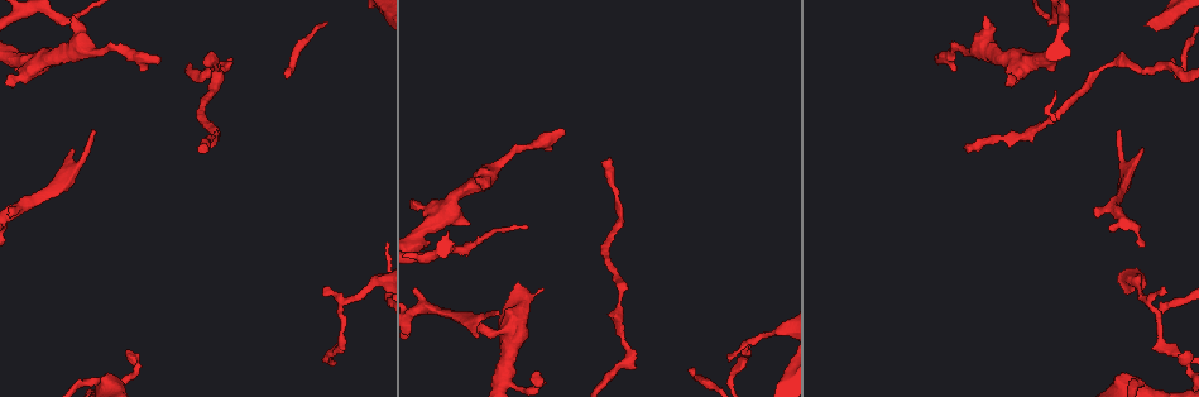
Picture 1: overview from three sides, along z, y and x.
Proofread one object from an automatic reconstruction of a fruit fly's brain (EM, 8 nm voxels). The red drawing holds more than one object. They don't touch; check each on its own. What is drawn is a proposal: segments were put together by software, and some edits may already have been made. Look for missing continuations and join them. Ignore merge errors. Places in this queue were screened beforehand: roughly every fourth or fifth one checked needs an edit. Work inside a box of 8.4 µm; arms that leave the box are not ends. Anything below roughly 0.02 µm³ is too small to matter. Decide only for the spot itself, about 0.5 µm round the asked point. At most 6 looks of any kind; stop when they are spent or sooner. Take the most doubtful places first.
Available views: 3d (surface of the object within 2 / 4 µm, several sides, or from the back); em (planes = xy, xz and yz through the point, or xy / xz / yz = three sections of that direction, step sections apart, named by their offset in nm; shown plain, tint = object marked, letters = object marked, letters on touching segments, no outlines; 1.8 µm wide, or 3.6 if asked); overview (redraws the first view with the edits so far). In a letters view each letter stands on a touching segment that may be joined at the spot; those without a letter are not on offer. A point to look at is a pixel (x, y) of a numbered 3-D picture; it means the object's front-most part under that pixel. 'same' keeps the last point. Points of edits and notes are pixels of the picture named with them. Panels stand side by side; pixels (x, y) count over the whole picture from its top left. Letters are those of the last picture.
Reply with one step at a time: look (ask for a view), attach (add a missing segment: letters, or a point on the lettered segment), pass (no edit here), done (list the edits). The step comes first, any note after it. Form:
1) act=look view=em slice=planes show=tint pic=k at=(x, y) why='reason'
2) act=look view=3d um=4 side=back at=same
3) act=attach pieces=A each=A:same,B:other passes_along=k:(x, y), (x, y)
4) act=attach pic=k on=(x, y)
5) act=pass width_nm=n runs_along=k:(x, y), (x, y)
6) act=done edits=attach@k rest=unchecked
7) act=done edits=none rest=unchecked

act=look view=em slice=yz step=8 show=tint pic=1 at=(478, 335) why='free end'

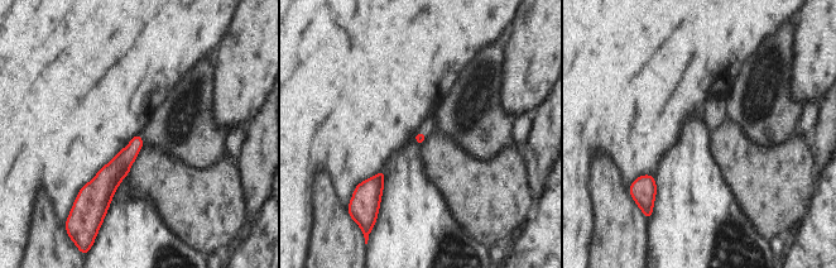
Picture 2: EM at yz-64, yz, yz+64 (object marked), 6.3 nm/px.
act=look view=em slice=yz step=8 show=letters at=same why='see the neighbours'

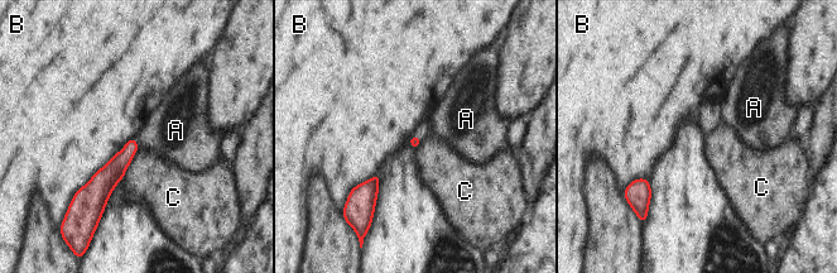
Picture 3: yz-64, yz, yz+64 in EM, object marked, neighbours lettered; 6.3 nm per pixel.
act=pass each=A:other,B:other,C:other runs_along=3:(133, 142), (97, 190), (95, 205) found='none of them fits'

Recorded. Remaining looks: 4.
act=look view=em slice=xz step=4 show=letters pic=1 at=(563, 131) why='an open end'

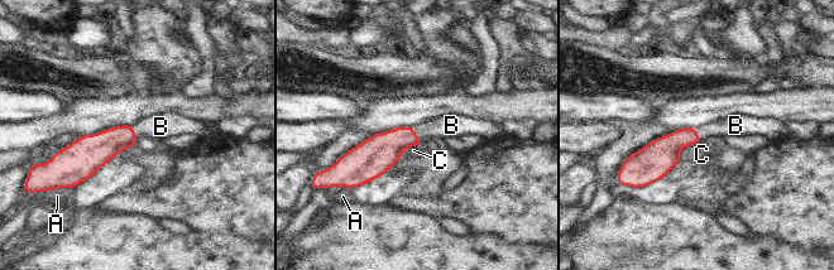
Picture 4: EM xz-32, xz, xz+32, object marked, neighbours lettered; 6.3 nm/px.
act=look view=em slice=xy step=16 show=letters at=same

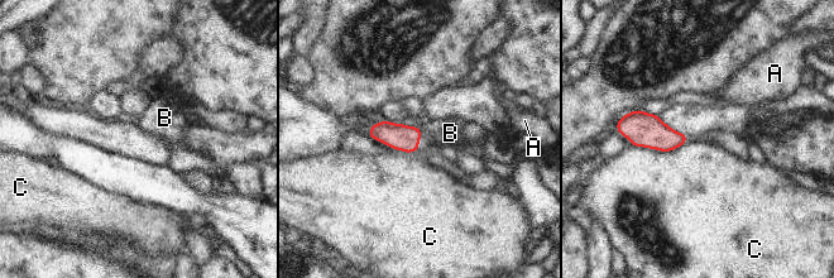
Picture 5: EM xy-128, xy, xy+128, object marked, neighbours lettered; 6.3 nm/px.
act=attach pieces=B each=A:other,B:same,C:other found='it goes on there'

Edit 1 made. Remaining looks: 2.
act=done edits=attach@5 rest=unchecked

